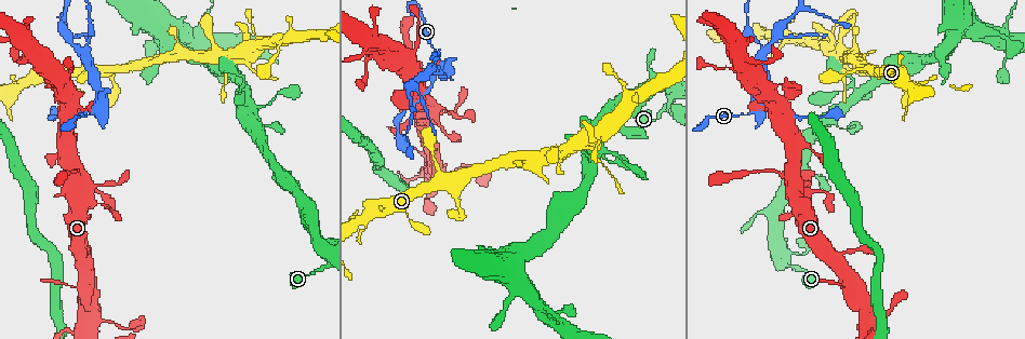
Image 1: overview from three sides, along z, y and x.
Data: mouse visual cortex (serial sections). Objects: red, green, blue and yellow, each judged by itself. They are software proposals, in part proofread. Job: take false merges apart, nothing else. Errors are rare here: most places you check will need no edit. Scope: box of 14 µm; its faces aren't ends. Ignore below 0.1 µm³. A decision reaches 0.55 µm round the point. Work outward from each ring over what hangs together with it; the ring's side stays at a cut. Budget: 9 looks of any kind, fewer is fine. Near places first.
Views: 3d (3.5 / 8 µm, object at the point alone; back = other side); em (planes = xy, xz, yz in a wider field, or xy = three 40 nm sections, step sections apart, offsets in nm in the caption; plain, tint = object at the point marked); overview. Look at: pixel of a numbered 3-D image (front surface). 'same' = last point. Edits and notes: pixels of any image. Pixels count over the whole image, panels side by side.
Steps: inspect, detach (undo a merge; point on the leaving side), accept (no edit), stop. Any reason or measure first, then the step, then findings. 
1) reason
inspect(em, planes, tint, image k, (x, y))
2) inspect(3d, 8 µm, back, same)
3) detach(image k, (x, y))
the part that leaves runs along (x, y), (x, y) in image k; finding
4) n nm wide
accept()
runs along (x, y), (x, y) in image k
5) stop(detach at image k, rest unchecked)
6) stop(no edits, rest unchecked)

branch point
inspect(3d, 3.5 µm, back, image 1, (100, 104))

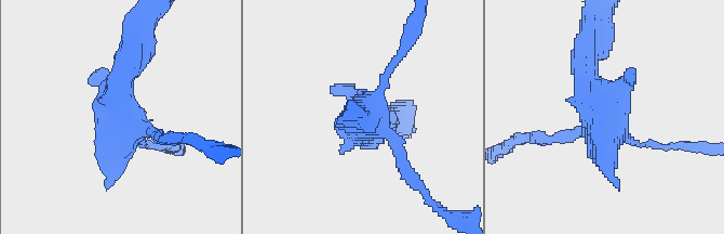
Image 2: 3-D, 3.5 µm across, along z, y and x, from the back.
inspect(em, xy, step 3, tint, image 2, (609, 121))

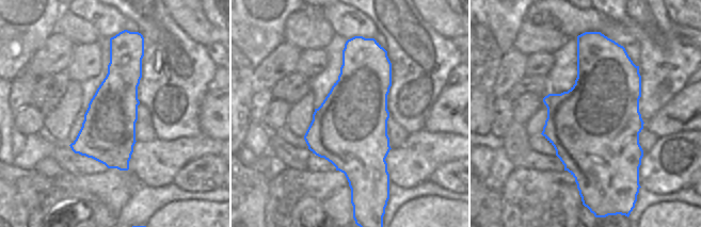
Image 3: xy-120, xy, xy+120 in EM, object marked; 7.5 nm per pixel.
accept()
runs along (660, 147), (618, 134), (585, 61) in image 2; all the same cell

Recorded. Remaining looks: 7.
thin arm on a thick one
inspect(3d, 3.5 µm, image 1, (430, 69))

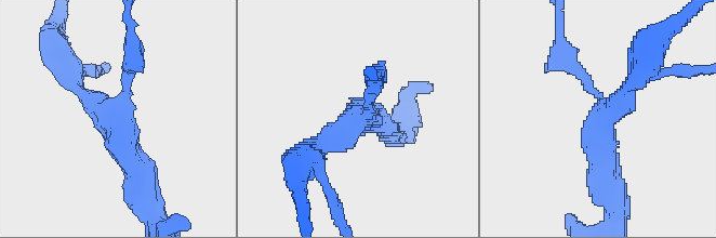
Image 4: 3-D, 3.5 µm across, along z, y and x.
3 arms
detach(image 4, (572, 60))
the part that leaves runs along (593, 90), (565, 61), (559, 24) in image 4; two cells meet here

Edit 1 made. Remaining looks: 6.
calibre changes
inspect(3d, 3.5 µm, back, image 1, (410, 99))

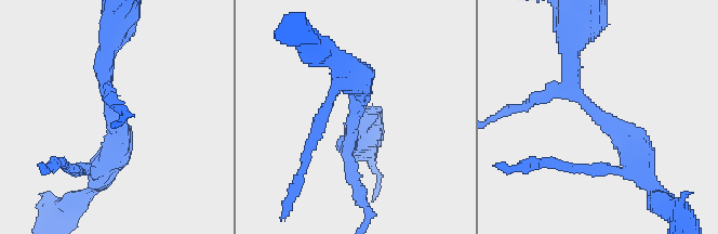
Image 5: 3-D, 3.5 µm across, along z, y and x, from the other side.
arms of 200, 400 nm; now the EM
inspect(em, xy, step 3, tint, image 5, (355, 111))

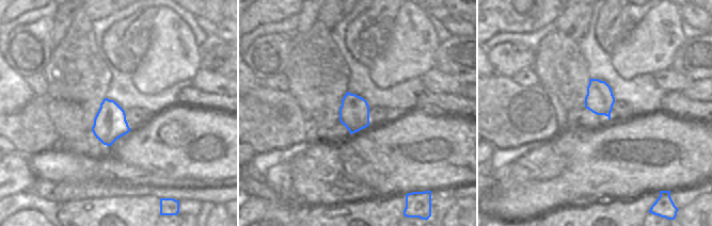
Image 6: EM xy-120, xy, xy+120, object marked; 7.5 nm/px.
accept()
runs along (642, 172), (620, 129), (573, 93), (545, 96) in image 5; one cell here

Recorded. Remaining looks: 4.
narrows sharply
inspect(3d, 8 µm, image 1, (586, 165))

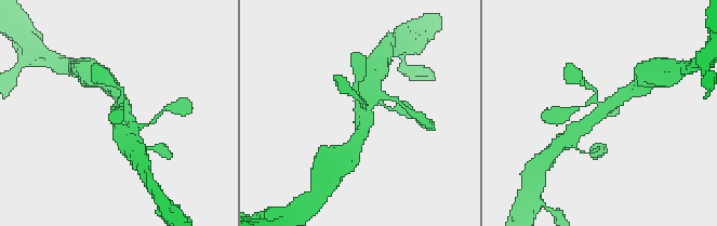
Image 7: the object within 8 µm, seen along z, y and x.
shape alone is not enough
inspect(em, xy, step 3, tint, image 7, (364, 115))

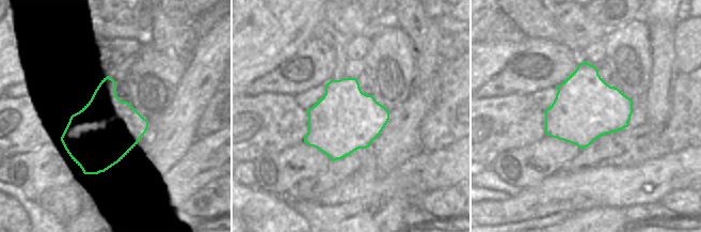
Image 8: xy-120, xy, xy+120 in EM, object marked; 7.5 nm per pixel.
4 arms
accept()
runs along (580, 129), (627, 93) in image 7; one cell here

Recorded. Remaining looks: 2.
stop(detach at image 4, rest unchecked)

